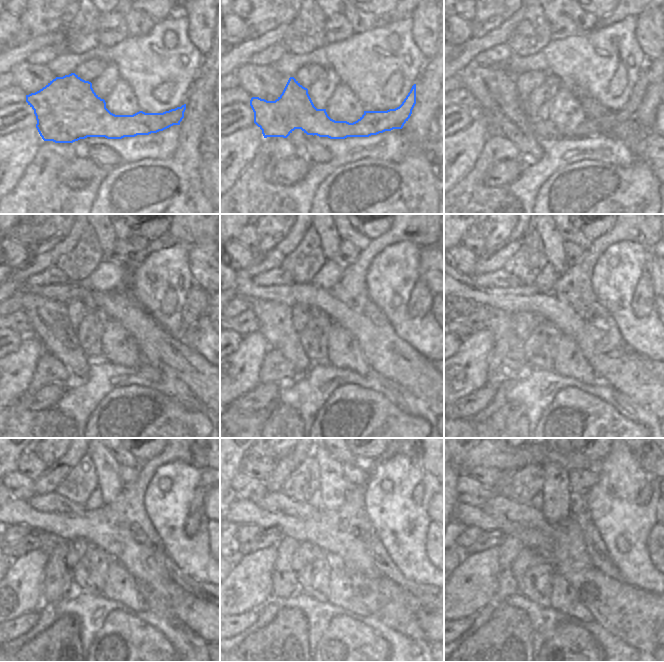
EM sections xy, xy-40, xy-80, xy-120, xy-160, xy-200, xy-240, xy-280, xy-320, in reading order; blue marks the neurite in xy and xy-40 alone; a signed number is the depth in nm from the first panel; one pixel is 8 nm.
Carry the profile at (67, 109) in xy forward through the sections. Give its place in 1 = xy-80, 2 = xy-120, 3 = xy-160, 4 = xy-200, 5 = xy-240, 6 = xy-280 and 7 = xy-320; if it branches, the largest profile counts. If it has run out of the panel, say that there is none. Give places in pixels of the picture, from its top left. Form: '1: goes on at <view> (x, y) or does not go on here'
1: goes on at xy-80 (603, 125)
2: goes on at xy-120 (196, 304)
3: goes on at xy-160 (420, 302)
4: goes on at xy-200 (644, 298)
5: goes on at xy-240 (196, 513)
6: goes on at xy-280 (418, 493)
7: goes on at xy-320 (645, 493)

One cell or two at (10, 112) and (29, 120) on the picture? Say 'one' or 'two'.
one

